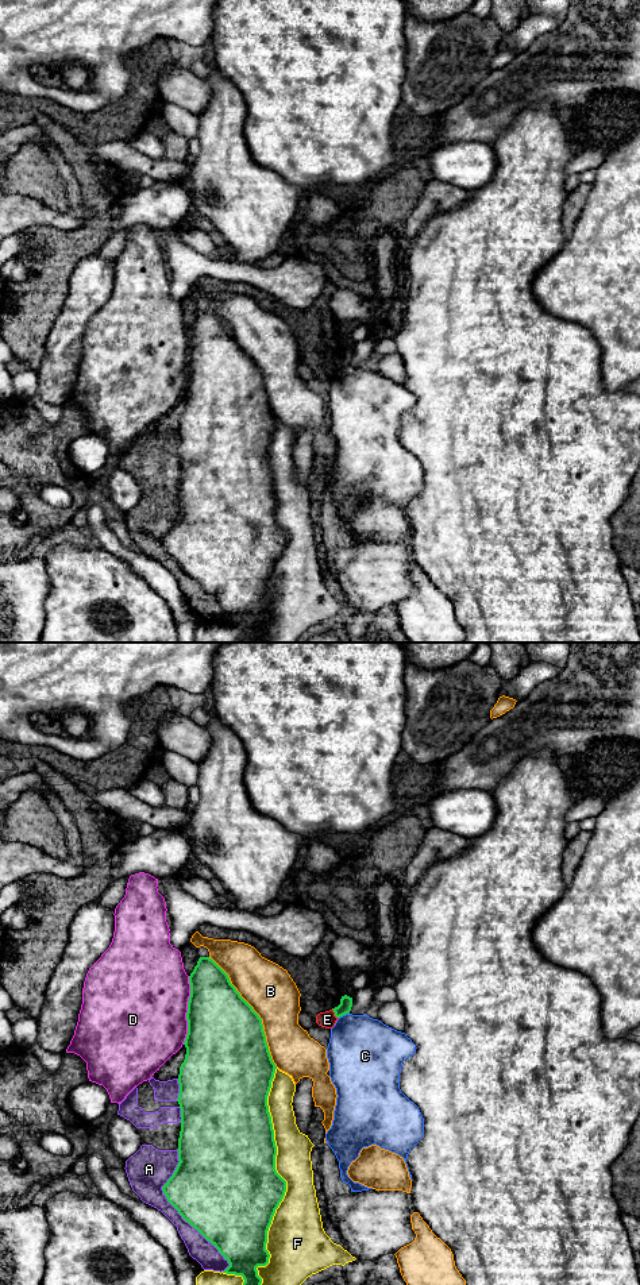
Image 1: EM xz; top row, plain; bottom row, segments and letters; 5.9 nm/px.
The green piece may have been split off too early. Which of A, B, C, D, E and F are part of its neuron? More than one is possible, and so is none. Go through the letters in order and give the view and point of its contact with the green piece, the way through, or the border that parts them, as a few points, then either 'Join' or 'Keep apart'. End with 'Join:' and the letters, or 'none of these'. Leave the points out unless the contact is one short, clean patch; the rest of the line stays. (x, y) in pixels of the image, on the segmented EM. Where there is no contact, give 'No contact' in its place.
A: Touches green at xz (178, 1212). Keep apart
B: Touches green at xz (254, 1011). Keep apart
C: Touches green at xz (343, 1014). Keep apart
D: Touches green at xz (188, 1010). Keep apart
E: Touches green at xz (335, 1014). Boundary: xz (332, 1008), (338, 1018). Keep apart
F: Touches green at xz (282, 1179). Keep apart
Join: none of these

